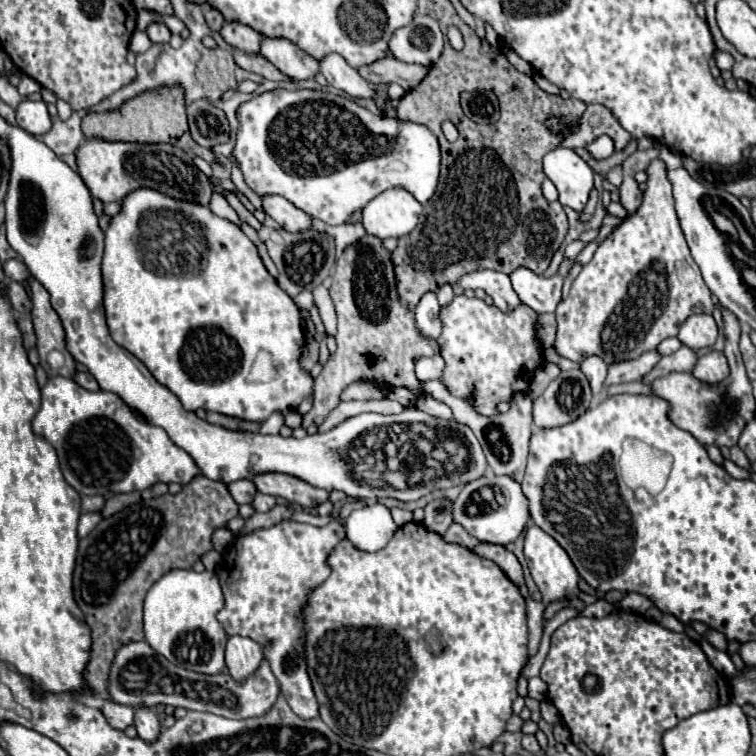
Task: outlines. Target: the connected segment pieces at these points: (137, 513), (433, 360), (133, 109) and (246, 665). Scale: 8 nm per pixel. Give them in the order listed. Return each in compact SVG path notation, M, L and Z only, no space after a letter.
M200 474L198 478L194 478L194 482L186 484L182 492L164 494L146 502L132 504L114 516L102 518L100 524L86 538L80 538L74 570L74 598L84 612L88 626L92 628L92 650L84 678L94 694L108 692L110 666L114 662L116 652L124 644L144 640L142 604L150 586L174 568L192 568L192 564L212 548L212 532L218 526L226 526L228 520L232 520L234 516L238 516L238 504L230 498L226 484L208 480Z
M434 354L430 358L420 358L416 362L416 378L418 380L432 380L440 378L444 372L444 358L440 354Z
M180 84L174 86L162 86L148 92L138 94L136 98L126 100L118 110L110 112L90 112L82 120L82 132L84 136L92 138L106 138L106 140L122 140L122 142L166 142L172 146L178 146L190 154L202 156L206 162L214 164L218 162L216 154L208 148L198 146L188 130L186 120L186 102L184 102L184 88Z
M230 636L226 646L226 666L236 682L244 682L258 670L264 654L258 642L242 636Z

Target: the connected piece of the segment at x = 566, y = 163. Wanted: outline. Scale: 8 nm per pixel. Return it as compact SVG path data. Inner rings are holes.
M556 148L544 156L544 174L554 182L560 194L560 204L582 212L594 188L590 166L568 148Z

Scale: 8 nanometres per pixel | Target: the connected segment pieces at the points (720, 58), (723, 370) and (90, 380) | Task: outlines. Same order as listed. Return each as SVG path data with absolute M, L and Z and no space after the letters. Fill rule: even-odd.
M716 50L716 52L714 52L714 58L716 58L716 66L718 66L720 70L732 70L732 66L734 66L734 58L732 58L728 52Z
M708 352L696 362L692 374L706 384L720 384L724 378L728 378L730 368L722 352Z
M76 372L74 376L72 376L72 380L74 382L78 382L82 388L86 388L86 390L98 390L98 384L96 384L96 380L94 380L94 376L90 374L90 372Z

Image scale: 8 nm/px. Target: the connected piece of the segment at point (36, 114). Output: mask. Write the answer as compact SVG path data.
M22 100L16 108L16 124L26 130L32 136L40 136L46 134L52 126L52 120L48 116L46 104L42 100L34 102L34 100Z

